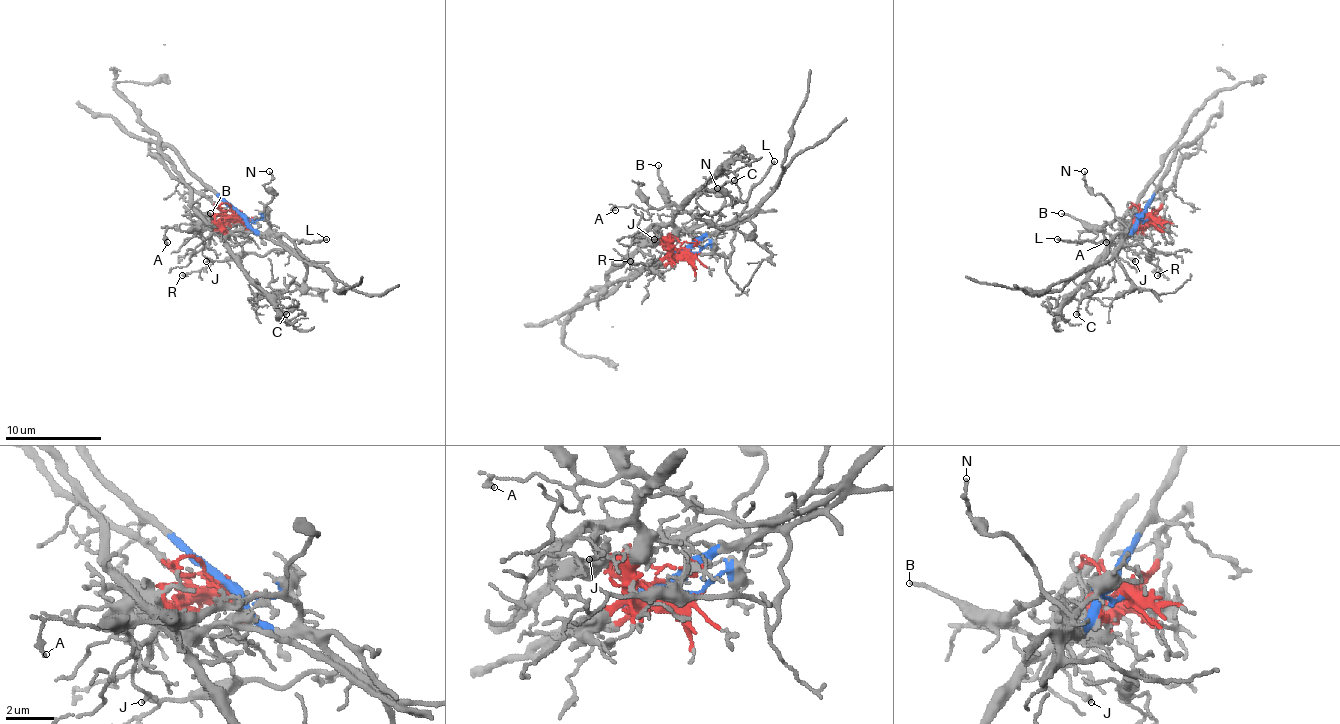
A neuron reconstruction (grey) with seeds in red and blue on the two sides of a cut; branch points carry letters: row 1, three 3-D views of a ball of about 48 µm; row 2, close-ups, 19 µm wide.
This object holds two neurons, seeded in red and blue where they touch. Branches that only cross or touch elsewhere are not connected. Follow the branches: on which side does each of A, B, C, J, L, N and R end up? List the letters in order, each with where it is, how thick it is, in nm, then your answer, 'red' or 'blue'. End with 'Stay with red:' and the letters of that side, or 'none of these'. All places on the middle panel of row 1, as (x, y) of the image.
A: at (615, 210); 200 nm thick; blue
B: at (658, 165); 130 nm thick; blue
C: at (734, 180); 160 nm thick; red
J: at (654, 239); 170 nm thick; red
L: at (774, 161); 160 nm thick; blue
N: at (717, 188); 140 nm thick; blue
R: at (630, 261); 160 nm thick; blue
Stay with red: C, J

